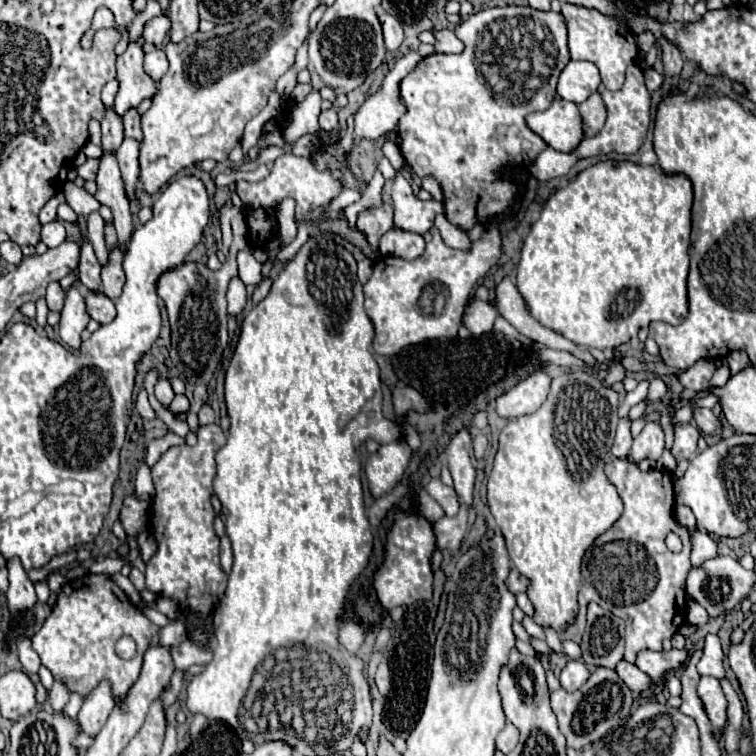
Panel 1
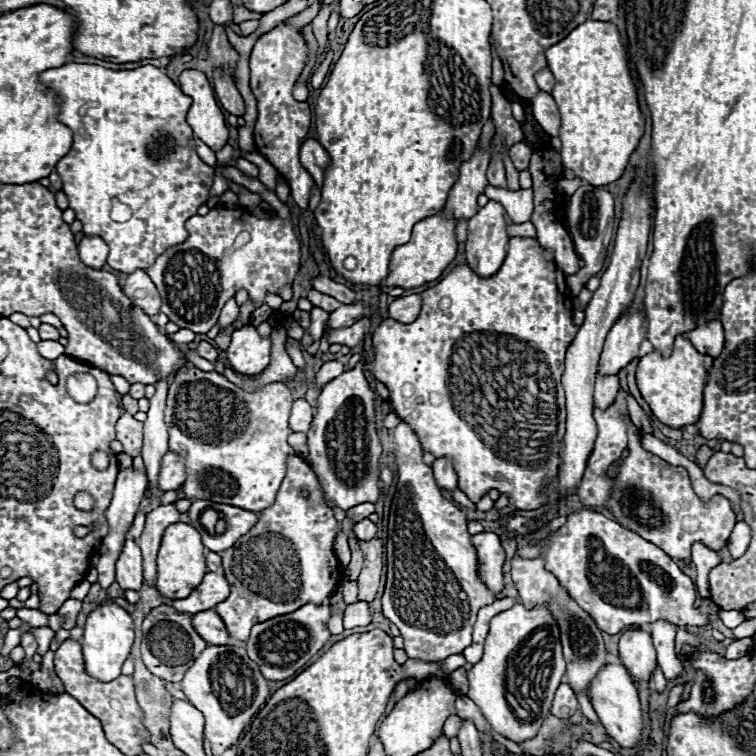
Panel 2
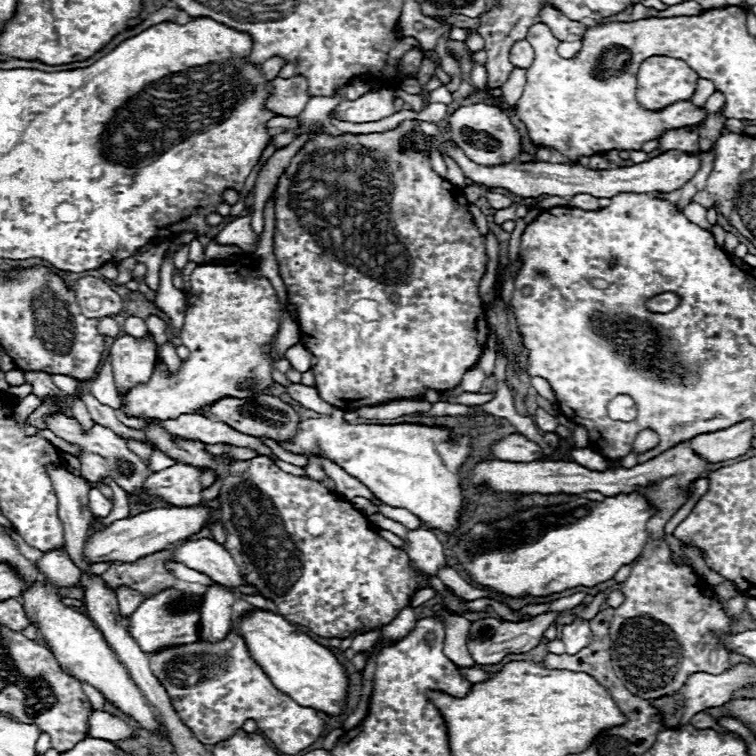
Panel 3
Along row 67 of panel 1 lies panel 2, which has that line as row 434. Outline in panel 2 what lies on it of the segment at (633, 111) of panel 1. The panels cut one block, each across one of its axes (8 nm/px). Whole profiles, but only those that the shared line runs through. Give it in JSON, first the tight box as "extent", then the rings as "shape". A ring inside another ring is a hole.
{"extent":[608,422,736,560],"shape":[[[632,422],[628,424],[628,438],[630,452],[614,476],[614,494],[608,502],[614,520],[640,534],[644,540],[660,546],[674,560],[688,560],[694,542],[720,550],[736,524],[736,514],[730,510],[730,502],[716,494],[710,500],[710,506],[704,506],[690,486],[686,468],[672,466],[646,452],[640,444],[640,430]]]}

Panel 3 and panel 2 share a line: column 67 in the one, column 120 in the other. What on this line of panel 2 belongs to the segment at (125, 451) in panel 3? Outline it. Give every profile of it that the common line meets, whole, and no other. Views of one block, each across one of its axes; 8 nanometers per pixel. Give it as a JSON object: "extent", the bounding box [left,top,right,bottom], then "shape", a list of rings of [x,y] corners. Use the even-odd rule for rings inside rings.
{"extent":[116,412,142,458],"shape":[[[124,412],[116,422],[116,438],[124,444],[124,452],[132,458],[142,452],[142,422]]]}

